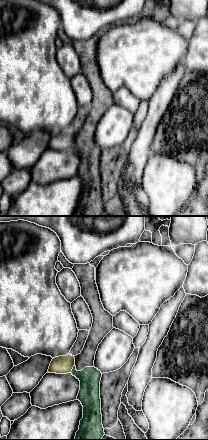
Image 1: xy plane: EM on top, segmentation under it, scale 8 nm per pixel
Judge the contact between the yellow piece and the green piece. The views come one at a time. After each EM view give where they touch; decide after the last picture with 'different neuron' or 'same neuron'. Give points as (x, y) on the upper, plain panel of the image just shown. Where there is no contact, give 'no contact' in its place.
contact (72, 144)

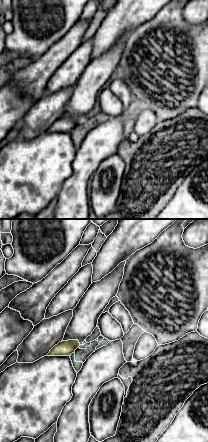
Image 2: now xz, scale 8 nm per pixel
contact (71, 129)

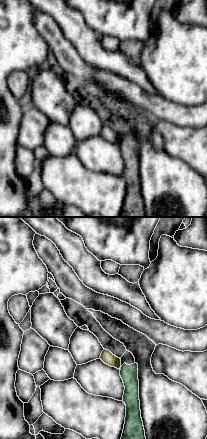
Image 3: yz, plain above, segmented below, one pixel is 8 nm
no contact

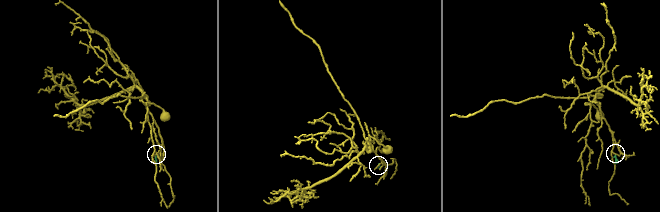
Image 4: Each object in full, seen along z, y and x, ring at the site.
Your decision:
different neuron

